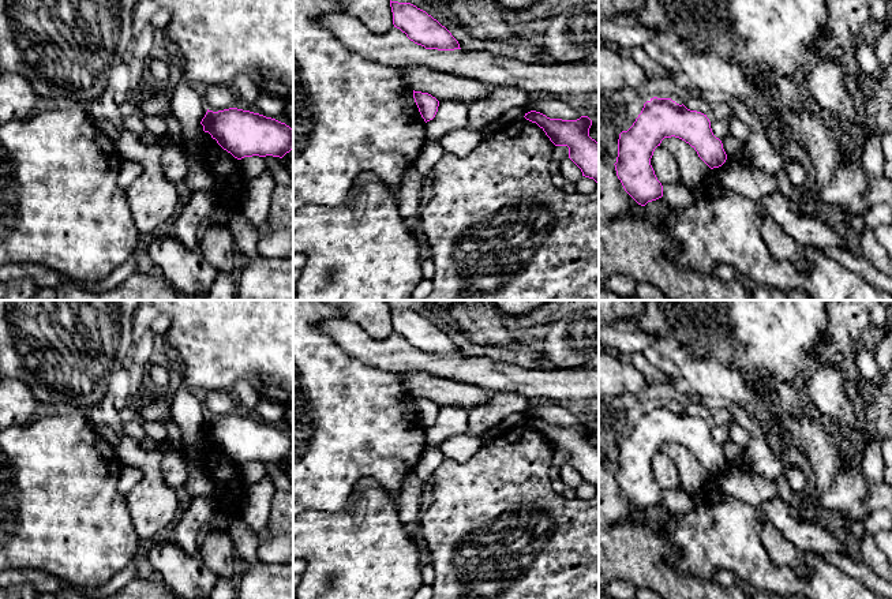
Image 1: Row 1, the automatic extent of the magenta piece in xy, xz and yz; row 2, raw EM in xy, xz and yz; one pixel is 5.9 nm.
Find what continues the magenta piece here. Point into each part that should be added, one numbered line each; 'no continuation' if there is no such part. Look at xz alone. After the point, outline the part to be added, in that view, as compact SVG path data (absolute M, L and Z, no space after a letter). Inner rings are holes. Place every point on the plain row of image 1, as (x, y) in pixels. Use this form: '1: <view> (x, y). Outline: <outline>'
no continuation

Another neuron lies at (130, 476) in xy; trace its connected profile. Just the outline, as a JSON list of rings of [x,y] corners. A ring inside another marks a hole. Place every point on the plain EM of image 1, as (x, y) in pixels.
[[[123,467],[119,482],[117,490],[124,497],[140,482],[143,478],[143,472],[135,467]]]

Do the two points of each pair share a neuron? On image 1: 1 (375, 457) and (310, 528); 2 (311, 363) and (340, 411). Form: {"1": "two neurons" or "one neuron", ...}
{"1": "two neurons", "2": "one neuron"}

